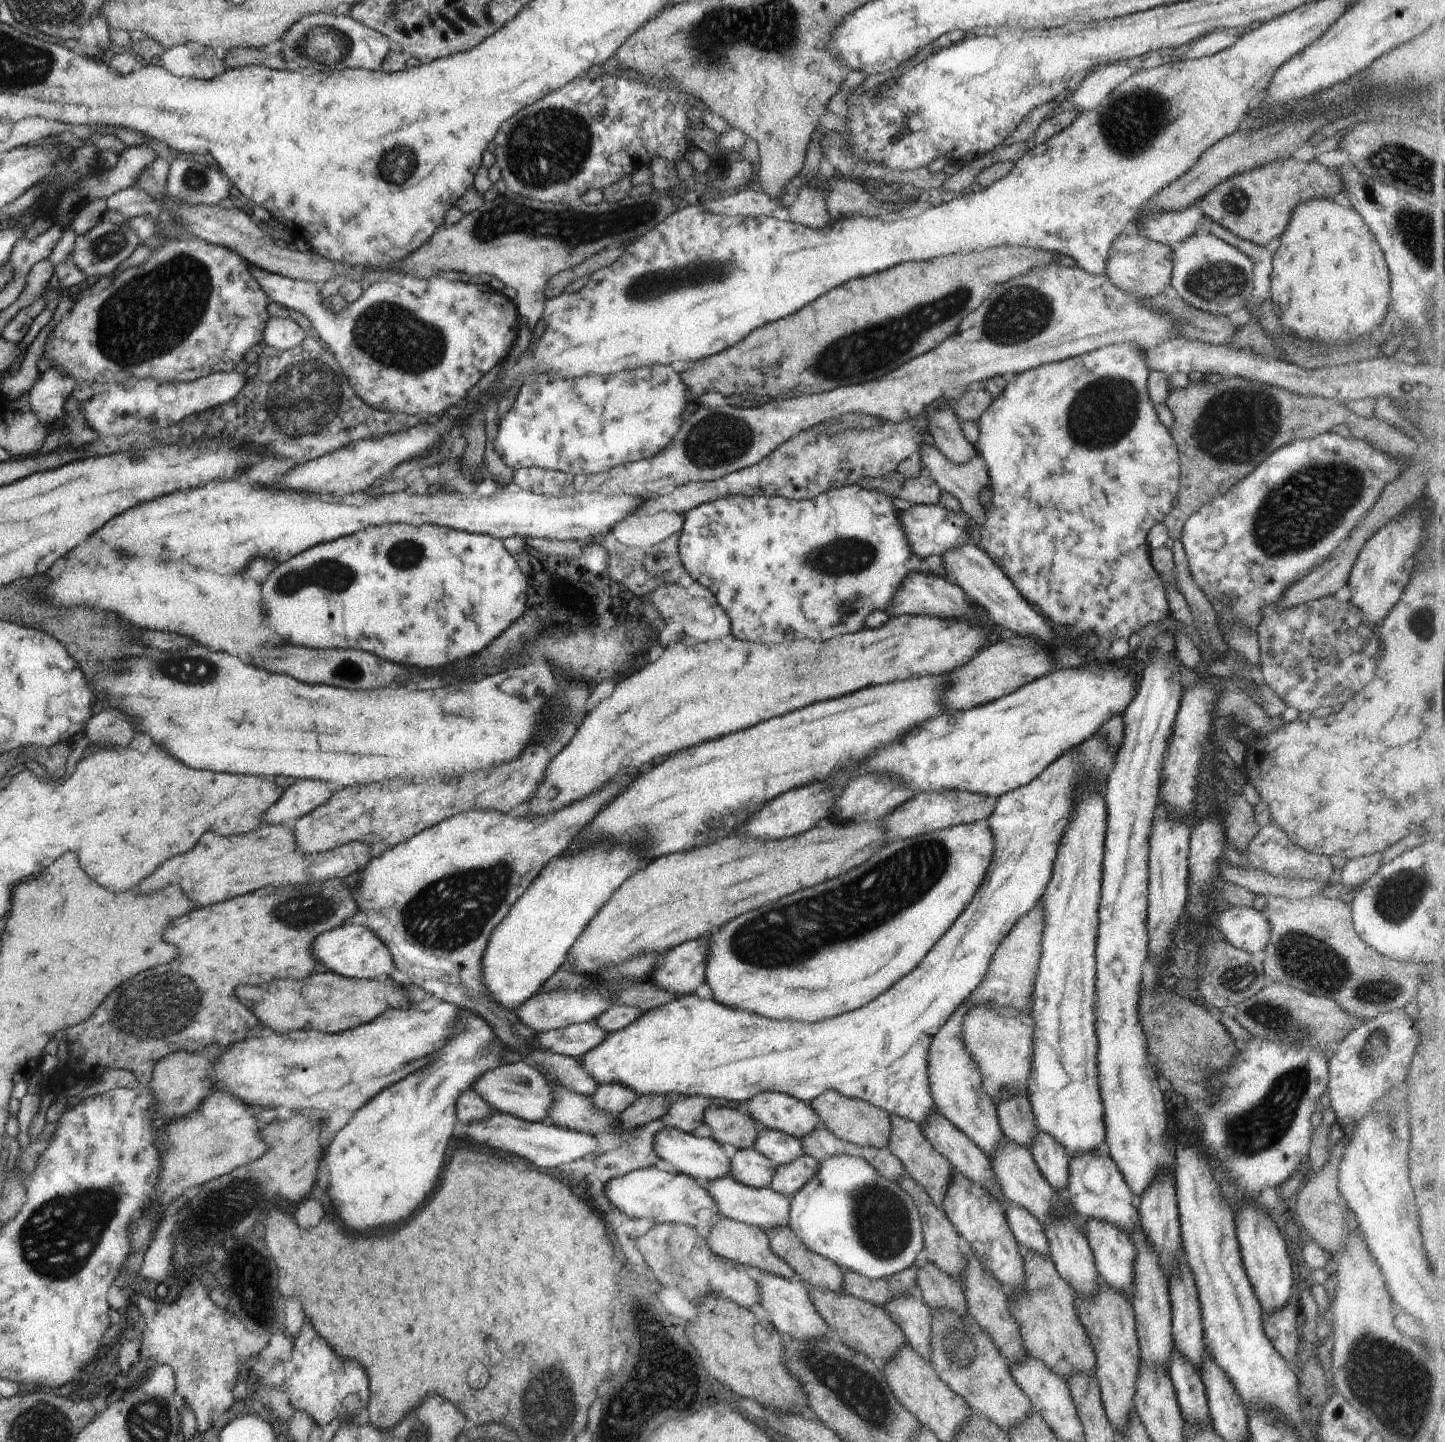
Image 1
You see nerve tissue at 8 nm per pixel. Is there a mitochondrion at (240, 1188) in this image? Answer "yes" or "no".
yes

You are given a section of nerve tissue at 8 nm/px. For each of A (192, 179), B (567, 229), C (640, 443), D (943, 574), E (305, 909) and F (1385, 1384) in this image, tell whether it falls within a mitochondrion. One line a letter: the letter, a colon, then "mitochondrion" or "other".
A: mitochondrion
B: mitochondrion
C: other
D: other
E: mitochondrion
F: mitochondrion

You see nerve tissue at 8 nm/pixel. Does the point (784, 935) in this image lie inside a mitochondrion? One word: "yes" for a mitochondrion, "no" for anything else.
yes

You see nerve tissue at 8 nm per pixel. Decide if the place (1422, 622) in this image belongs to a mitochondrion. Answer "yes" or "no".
yes

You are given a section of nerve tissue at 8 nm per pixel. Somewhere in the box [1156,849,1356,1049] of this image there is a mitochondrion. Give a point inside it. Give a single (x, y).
(1275, 1017)

